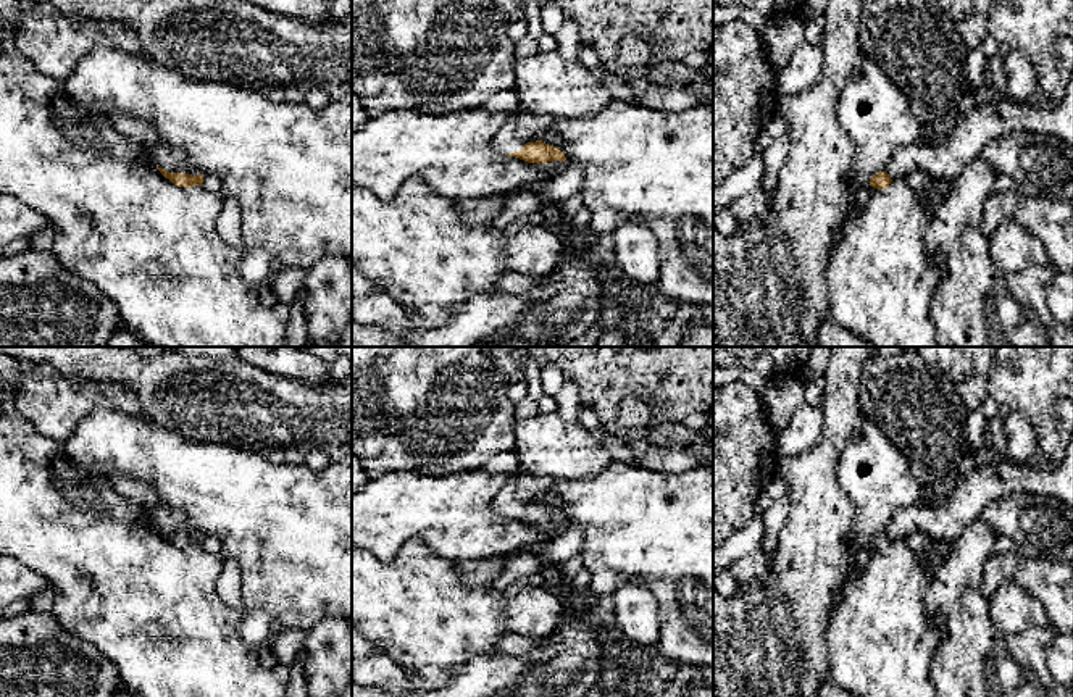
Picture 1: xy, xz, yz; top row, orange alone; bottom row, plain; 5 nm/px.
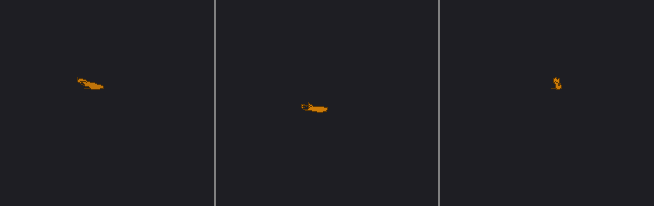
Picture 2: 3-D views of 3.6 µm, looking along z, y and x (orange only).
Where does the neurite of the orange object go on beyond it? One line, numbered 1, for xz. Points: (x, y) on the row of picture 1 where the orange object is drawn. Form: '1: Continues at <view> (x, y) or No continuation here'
1: Continues at xz (523, 128)

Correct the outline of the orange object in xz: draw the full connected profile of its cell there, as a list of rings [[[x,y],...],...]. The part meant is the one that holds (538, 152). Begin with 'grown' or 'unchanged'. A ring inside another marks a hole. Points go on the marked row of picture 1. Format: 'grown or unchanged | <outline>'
grown | [[[521,106],[513,110],[511,115],[511,119],[494,137],[494,148],[507,157],[536,165],[544,174],[542,181],[562,174],[566,168],[565,153],[541,140],[553,119],[531,115]]]

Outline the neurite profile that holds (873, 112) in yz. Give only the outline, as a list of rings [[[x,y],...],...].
[[[865,56],[862,73],[842,92],[837,121],[854,142],[849,176],[858,182],[886,171],[896,150],[928,134],[907,97]]]

